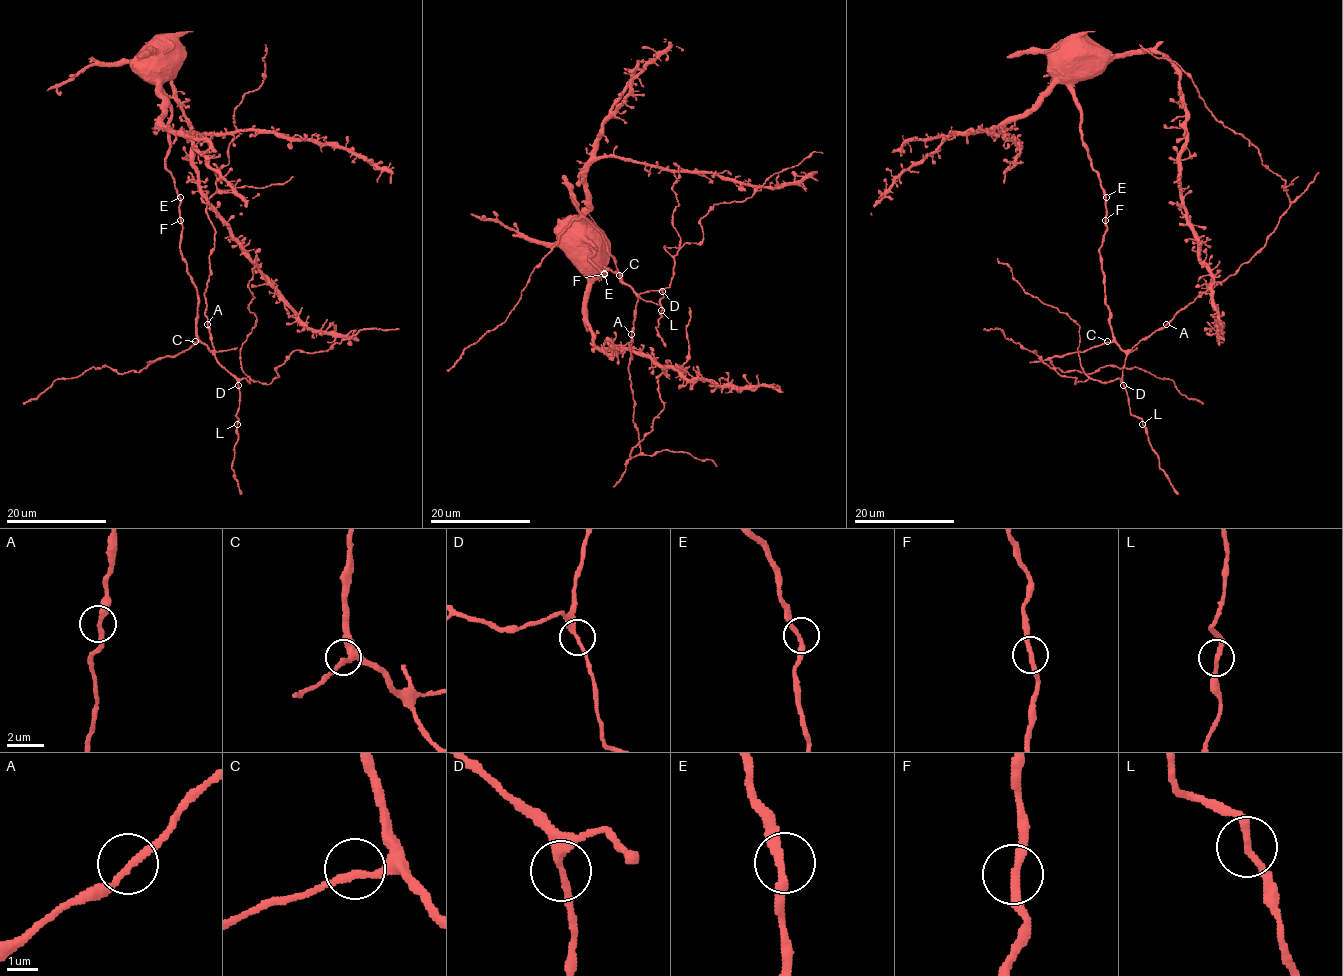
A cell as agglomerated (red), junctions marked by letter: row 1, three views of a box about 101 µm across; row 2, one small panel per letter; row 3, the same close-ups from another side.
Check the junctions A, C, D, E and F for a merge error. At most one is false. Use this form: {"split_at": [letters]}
{"split_at": []}

